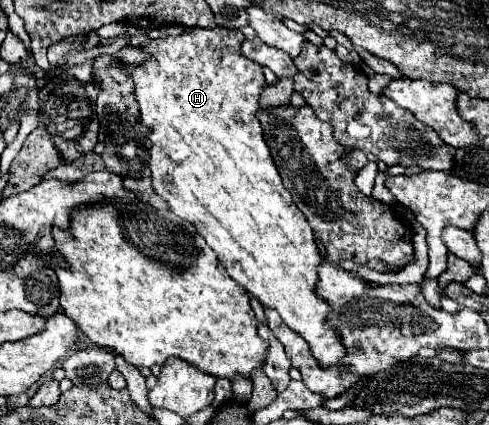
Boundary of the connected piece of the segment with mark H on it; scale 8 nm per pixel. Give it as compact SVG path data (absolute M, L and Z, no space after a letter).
M215 27L215 29L187 29L185 33L177 35L177 37L167 37L167 39L155 39L151 41L147 47L141 47L143 51L147 51L151 55L151 59L147 63L143 63L141 67L129 67L129 65L123 65L123 69L117 69L115 65L109 67L111 71L111 77L115 77L115 81L125 81L127 77L133 77L135 81L135 99L141 107L141 121L145 127L149 127L149 139L151 139L151 159L149 159L149 167L151 167L151 179L153 179L153 189L157 195L161 195L169 205L171 205L171 211L175 215L179 215L181 219L189 221L195 225L197 233L207 241L207 245L211 245L211 249L217 253L219 261L223 261L223 267L227 269L227 273L241 285L245 287L251 295L255 295L261 305L265 307L271 307L275 311L279 311L283 323L297 331L311 347L311 353L313 357L319 361L319 365L323 367L329 367L329 365L335 365L337 361L341 361L345 357L345 347L341 345L341 339L337 335L337 331L333 327L329 327L325 323L325 317L329 313L329 305L325 301L321 301L317 295L315 295L315 283L317 283L317 265L321 263L321 255L319 255L319 249L315 245L315 237L313 237L313 229L309 227L305 215L295 207L293 199L291 199L291 193L283 187L283 181L277 173L277 167L273 165L273 159L271 159L271 153L269 153L269 147L265 145L265 139L263 139L263 129L259 125L259 121L255 119L257 115L257 109L259 109L259 95L263 91L263 87L267 85L265 83L265 77L261 73L261 67L243 57L241 55L241 43L243 43L243 33L239 29L223 29L223 27Z

